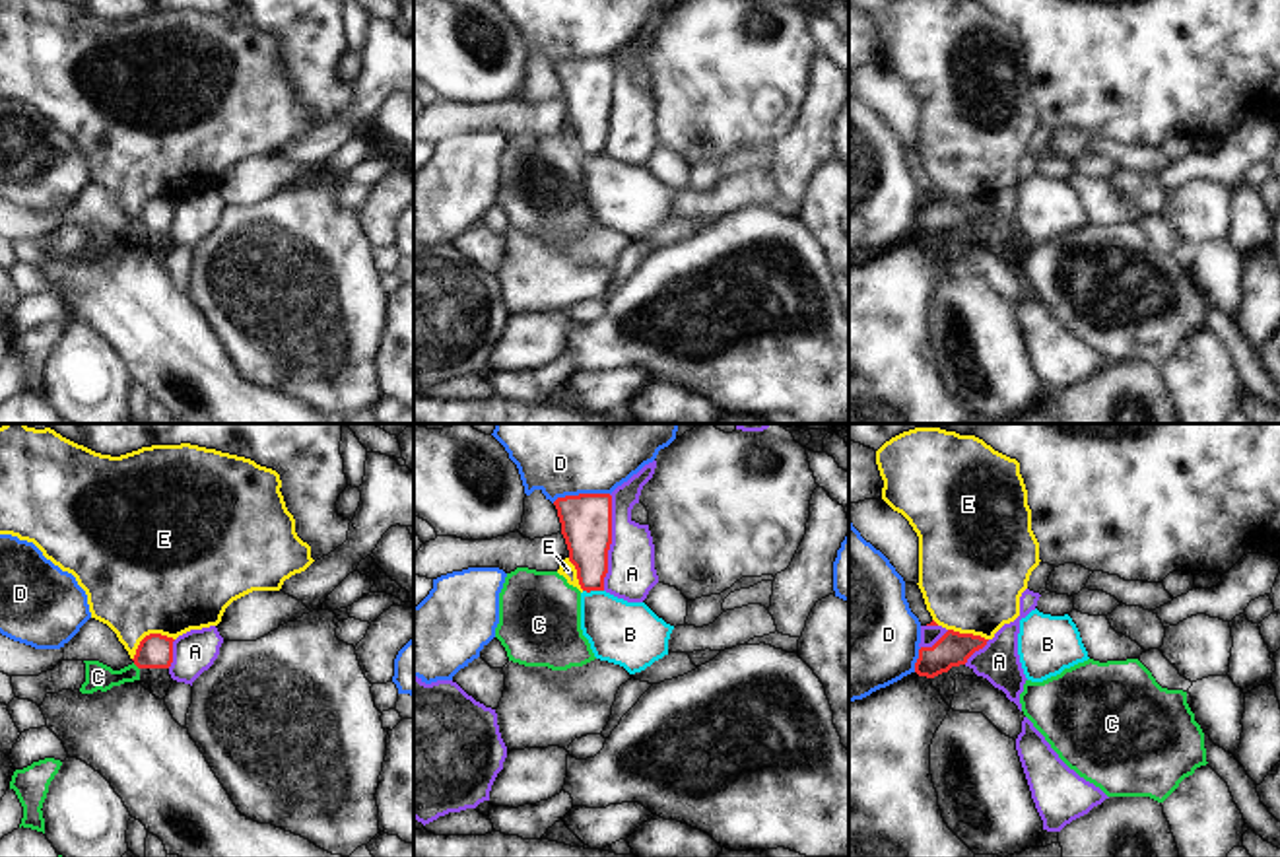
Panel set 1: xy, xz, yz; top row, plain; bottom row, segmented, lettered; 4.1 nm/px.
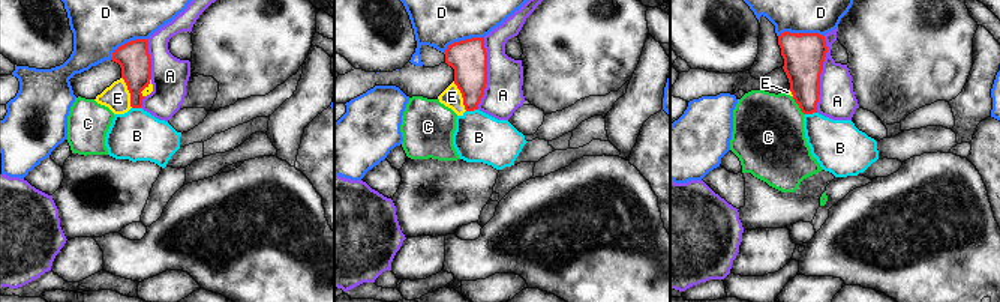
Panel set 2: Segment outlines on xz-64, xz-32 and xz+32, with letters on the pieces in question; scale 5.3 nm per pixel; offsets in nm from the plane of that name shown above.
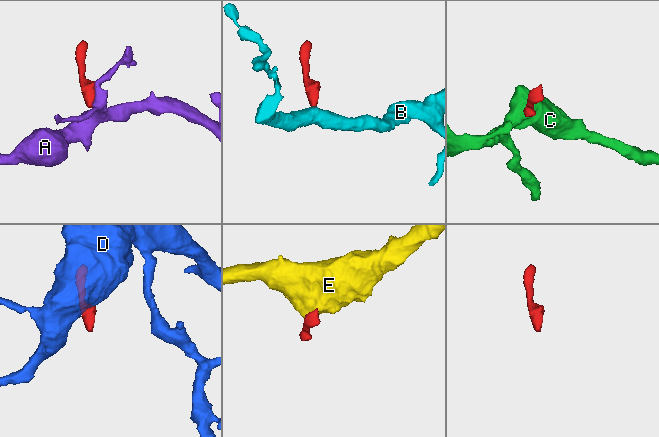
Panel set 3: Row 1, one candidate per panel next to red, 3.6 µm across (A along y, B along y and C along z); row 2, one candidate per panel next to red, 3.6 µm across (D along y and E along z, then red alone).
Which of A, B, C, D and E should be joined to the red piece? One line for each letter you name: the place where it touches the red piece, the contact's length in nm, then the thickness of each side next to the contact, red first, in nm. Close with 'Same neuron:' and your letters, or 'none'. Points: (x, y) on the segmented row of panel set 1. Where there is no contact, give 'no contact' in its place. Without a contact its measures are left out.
Same neuron: none

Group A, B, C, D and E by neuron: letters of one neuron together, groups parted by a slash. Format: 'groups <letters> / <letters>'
groups A / B / C / D / E

